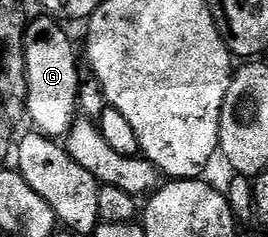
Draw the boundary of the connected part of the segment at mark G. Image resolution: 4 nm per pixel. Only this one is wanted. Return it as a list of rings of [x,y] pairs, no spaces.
[[[43,16],[27,25],[25,32],[26,116],[37,131],[51,138],[65,137],[77,114],[78,90],[82,76],[78,74],[76,54],[69,36],[55,19]]]

